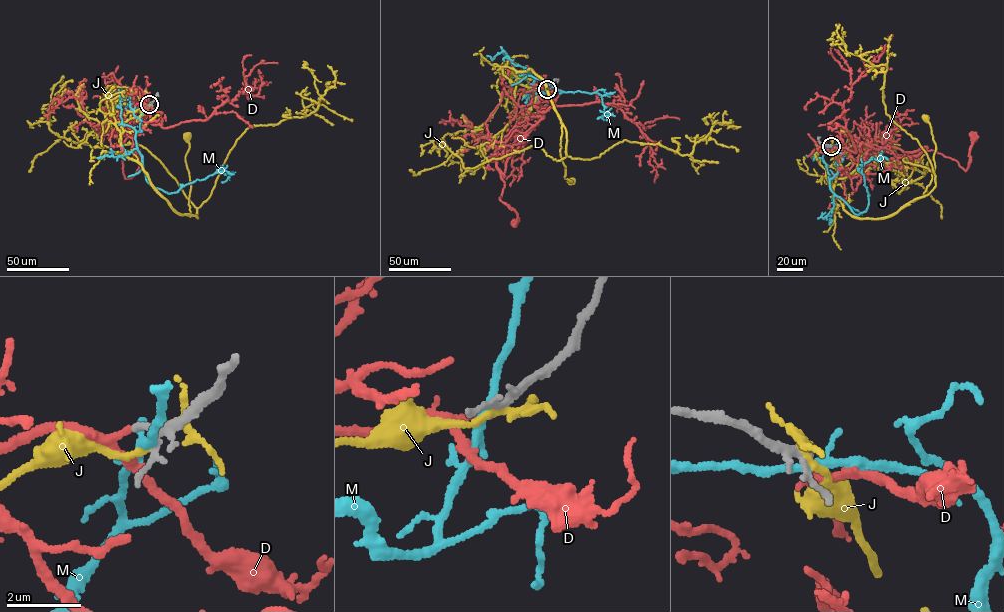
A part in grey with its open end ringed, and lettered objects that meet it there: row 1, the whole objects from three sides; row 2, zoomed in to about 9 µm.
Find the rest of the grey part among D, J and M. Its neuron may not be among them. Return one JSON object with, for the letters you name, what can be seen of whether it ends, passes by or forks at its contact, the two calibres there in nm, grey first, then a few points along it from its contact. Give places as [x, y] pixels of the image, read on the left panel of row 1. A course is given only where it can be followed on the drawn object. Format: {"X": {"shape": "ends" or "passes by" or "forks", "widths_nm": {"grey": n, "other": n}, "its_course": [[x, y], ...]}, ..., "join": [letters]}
{"D": {"shape": "forks", "widths_nm": {"grey": 140, "other": 160}, "its_course": [[149, 104], [107, 116], [109, 133], [120, 141], [125, 178], [133, 176], [139, 168], [136, 152]]}, "join": ["D"]}

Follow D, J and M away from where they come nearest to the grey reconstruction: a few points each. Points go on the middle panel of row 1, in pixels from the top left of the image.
D: (547, 89), (538, 91), (498, 148), (497, 169), (504, 185), (499, 199), (515, 211), (518, 220), (515, 222)
J: (547, 88), (517, 84), (512, 67), (529, 68), (543, 81), (561, 121), (560, 151), (570, 181)
M: (547, 88), (534, 87), (527, 68), (565, 92), (600, 94), (609, 114), (599, 110)

